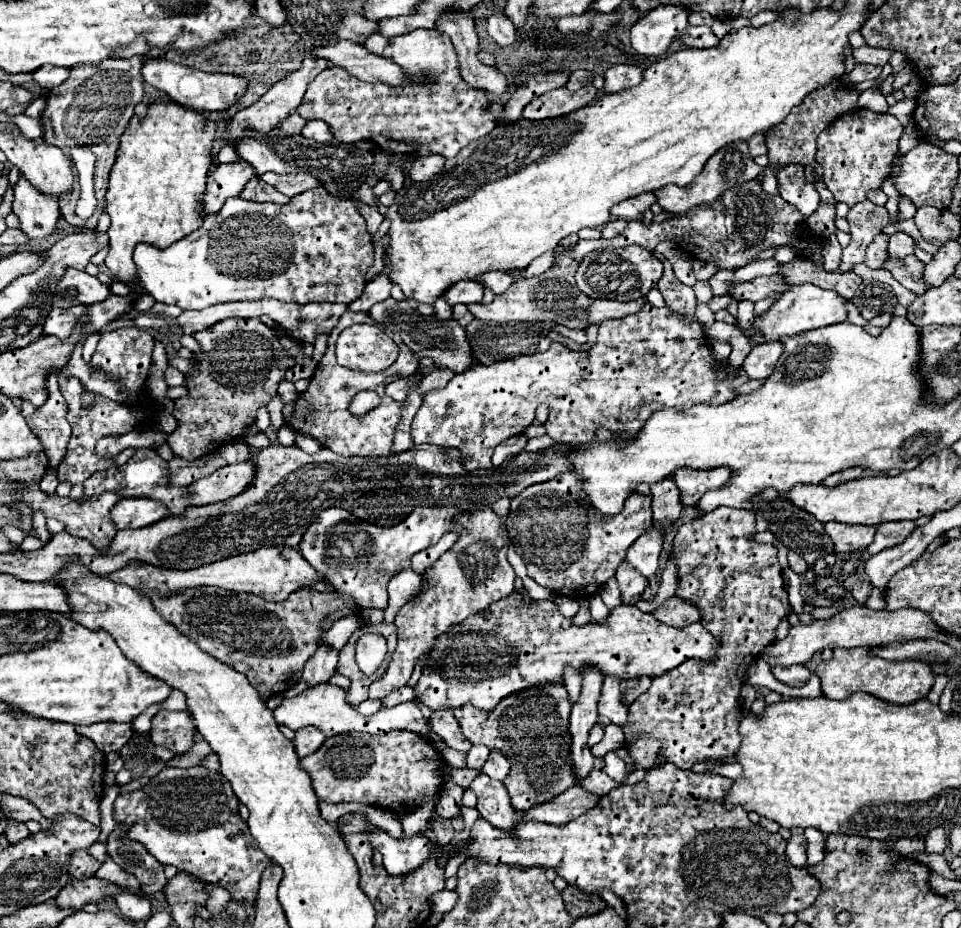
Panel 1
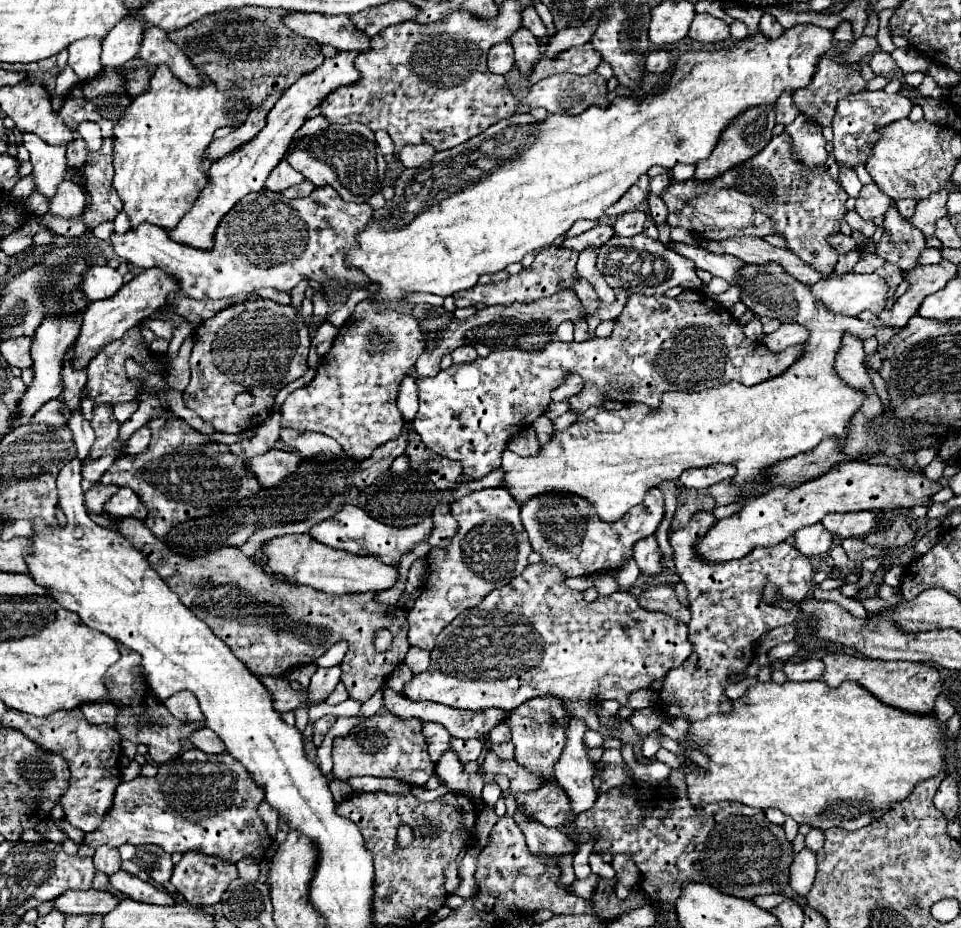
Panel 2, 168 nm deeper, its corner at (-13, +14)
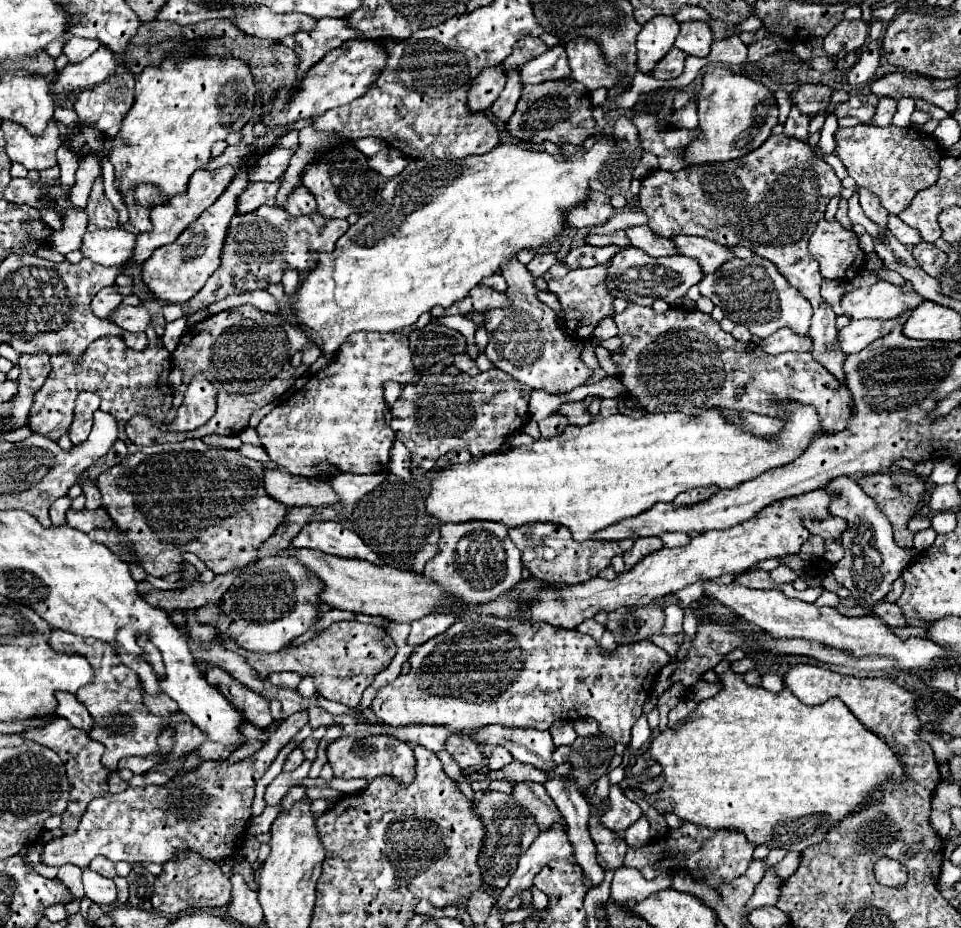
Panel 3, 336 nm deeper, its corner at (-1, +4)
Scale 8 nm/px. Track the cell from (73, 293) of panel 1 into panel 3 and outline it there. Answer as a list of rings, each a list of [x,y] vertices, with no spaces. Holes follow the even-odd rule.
[[[103,288],[103,292],[99,292],[99,294],[93,298],[91,310],[95,312],[95,316],[107,318],[121,302],[123,302],[123,296],[121,296],[119,292],[115,292],[113,288]]]

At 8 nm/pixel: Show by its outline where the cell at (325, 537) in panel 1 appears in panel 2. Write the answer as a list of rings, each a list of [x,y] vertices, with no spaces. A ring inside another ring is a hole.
[[[343,506],[335,516],[315,524],[309,534],[325,544],[325,546],[331,546],[331,548],[339,548],[339,550],[345,550],[345,552],[351,552],[355,556],[375,556],[379,558],[383,564],[389,564],[389,566],[397,566],[401,556],[407,554],[413,546],[421,544],[421,542],[427,542],[429,534],[433,530],[433,516],[427,516],[425,522],[421,524],[415,524],[415,526],[407,526],[407,528],[395,528],[395,526],[387,526],[383,522],[377,522],[375,518],[371,518],[367,512],[363,512],[359,506]]]

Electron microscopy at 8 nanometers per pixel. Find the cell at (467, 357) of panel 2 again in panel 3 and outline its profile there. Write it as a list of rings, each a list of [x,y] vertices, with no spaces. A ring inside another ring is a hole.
[[[457,354],[457,356],[455,356],[455,366],[457,366],[461,372],[469,374],[469,376],[479,374],[479,368],[477,368],[475,360],[471,360],[467,354]]]

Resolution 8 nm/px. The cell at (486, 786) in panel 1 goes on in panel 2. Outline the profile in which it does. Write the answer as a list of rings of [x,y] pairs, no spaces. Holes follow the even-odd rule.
[[[517,804],[513,820],[525,834],[527,846],[535,854],[547,854],[549,858],[555,858],[555,862],[559,862],[561,856],[571,854],[571,850],[575,850],[575,846],[571,846],[571,840],[561,830],[547,828],[541,822],[527,816],[523,810],[523,804]]]

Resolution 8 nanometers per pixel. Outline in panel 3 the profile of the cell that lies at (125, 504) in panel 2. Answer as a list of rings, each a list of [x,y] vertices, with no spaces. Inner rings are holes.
[[[105,508],[81,510],[81,512],[69,510],[65,520],[71,528],[77,528],[81,532],[91,532],[91,528],[107,528],[107,524],[111,524],[111,518]]]

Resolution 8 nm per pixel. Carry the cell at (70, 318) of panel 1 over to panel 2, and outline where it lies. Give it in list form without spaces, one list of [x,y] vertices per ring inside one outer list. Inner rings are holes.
[[[75,312],[71,316],[63,316],[63,318],[61,316],[47,316],[41,322],[39,330],[35,332],[37,336],[33,336],[33,350],[31,350],[35,380],[23,396],[23,406],[19,406],[19,422],[17,424],[27,424],[31,414],[35,414],[35,410],[39,410],[39,406],[43,406],[43,402],[61,396],[61,360],[79,332],[81,316],[83,314],[79,314],[79,312]]]

